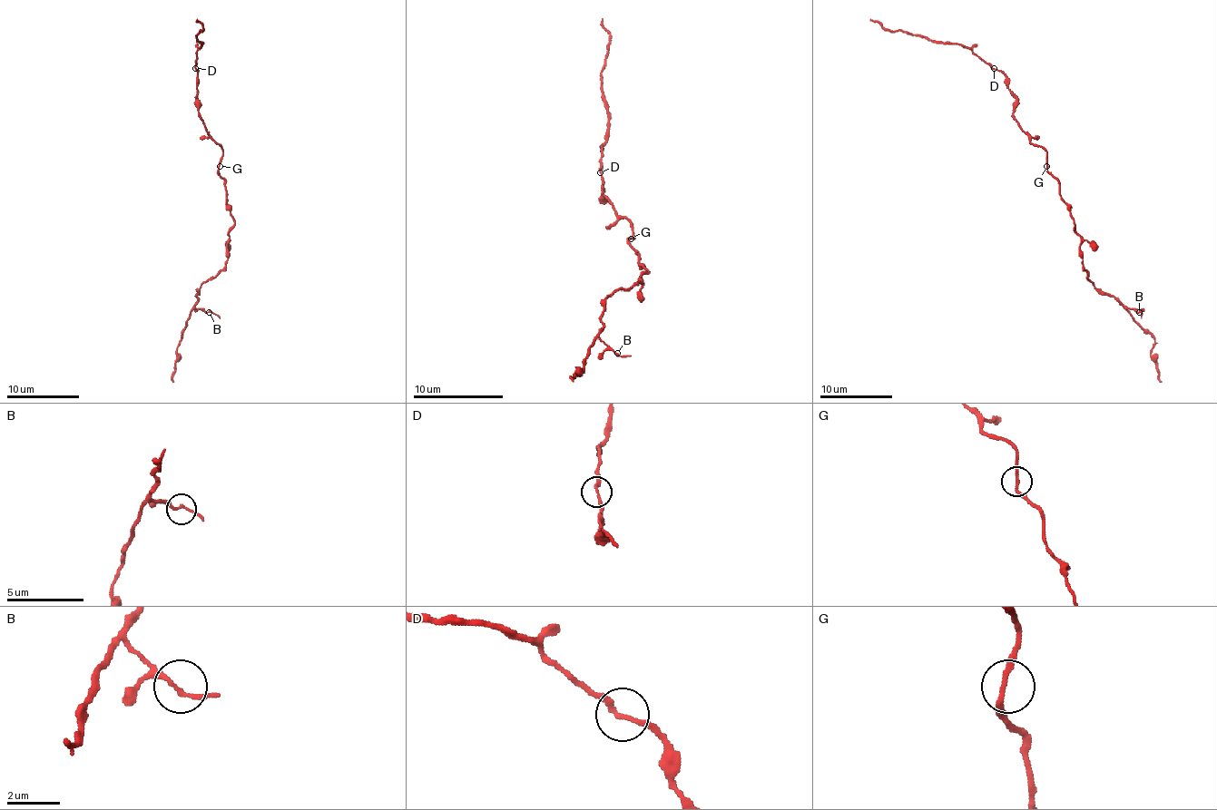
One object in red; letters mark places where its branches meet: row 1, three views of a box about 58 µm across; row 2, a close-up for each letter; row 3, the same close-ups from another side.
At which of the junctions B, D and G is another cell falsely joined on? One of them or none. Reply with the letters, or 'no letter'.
no letter

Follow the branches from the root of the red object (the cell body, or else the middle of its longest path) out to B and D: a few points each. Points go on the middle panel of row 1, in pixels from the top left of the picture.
B: (629, 240), (649, 272), (606, 298), (599, 337), (617, 353)
D: (629, 240), (633, 239), (631, 225), (615, 211), (603, 196), (602, 200), (599, 173)

